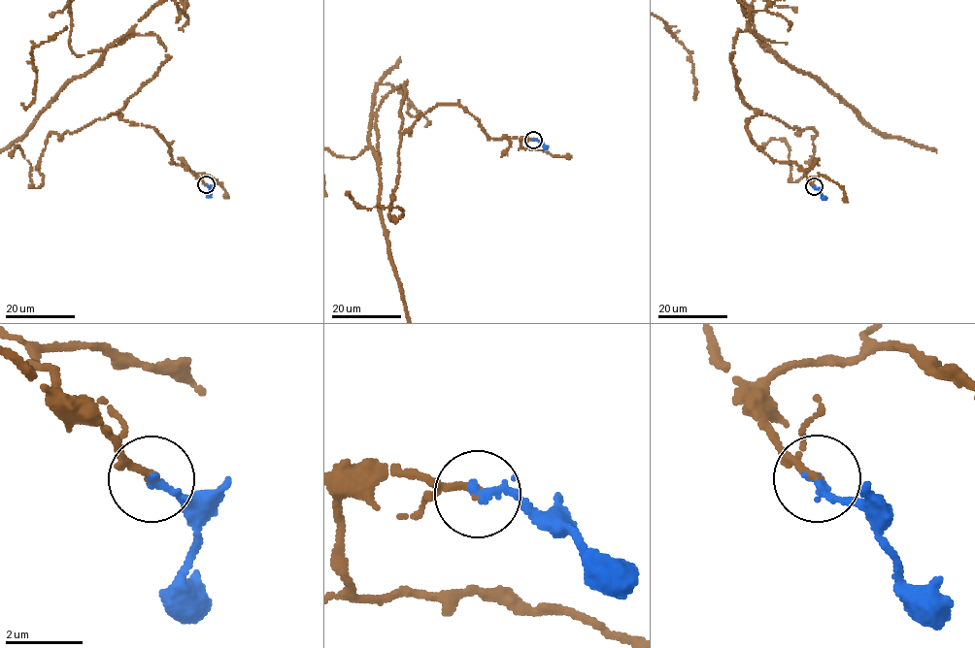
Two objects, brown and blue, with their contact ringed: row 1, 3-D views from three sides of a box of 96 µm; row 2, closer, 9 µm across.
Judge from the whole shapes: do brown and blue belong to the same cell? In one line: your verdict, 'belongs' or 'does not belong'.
belongs

